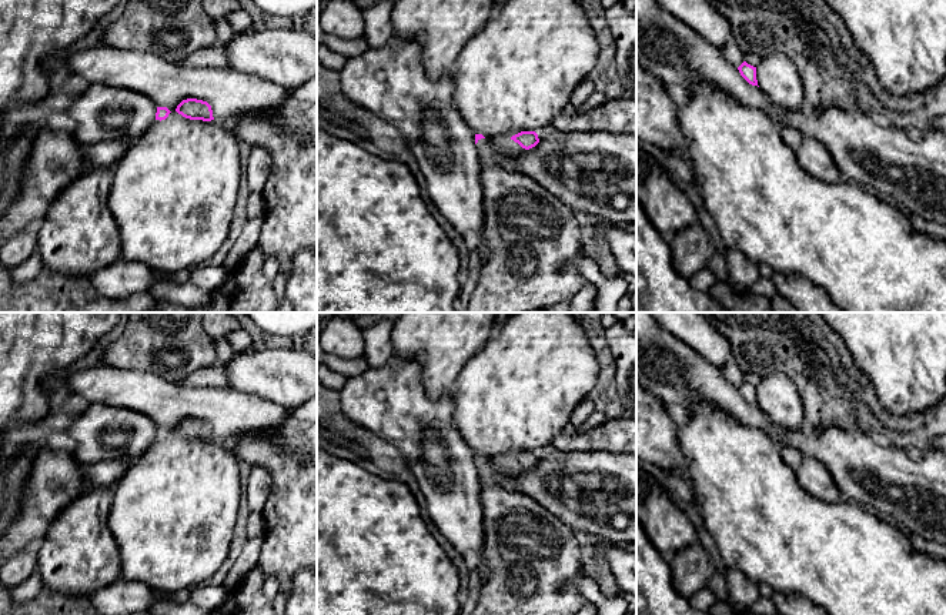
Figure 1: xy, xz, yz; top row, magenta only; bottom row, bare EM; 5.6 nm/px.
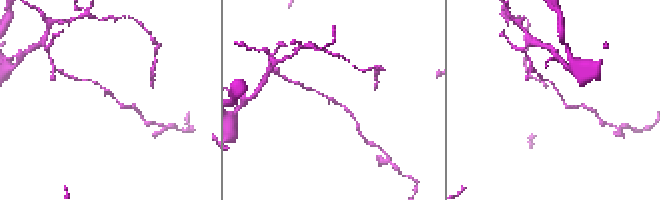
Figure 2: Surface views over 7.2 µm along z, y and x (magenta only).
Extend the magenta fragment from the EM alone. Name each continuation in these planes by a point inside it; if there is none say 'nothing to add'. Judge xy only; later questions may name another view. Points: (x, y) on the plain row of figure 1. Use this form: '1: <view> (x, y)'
nothing to add

